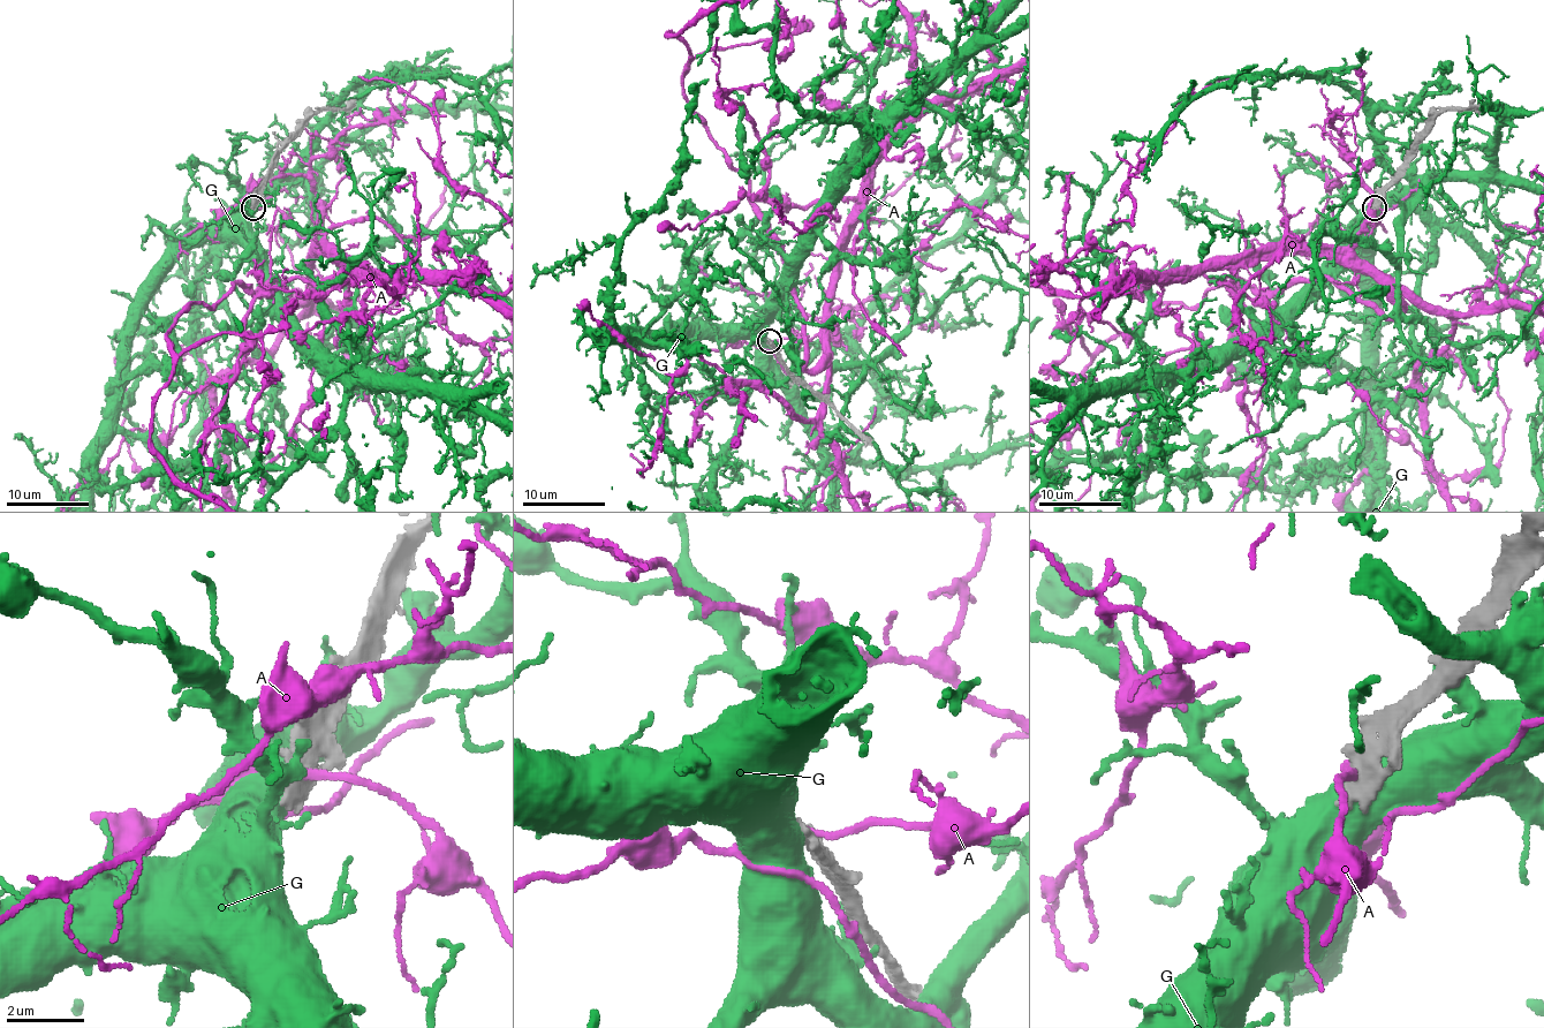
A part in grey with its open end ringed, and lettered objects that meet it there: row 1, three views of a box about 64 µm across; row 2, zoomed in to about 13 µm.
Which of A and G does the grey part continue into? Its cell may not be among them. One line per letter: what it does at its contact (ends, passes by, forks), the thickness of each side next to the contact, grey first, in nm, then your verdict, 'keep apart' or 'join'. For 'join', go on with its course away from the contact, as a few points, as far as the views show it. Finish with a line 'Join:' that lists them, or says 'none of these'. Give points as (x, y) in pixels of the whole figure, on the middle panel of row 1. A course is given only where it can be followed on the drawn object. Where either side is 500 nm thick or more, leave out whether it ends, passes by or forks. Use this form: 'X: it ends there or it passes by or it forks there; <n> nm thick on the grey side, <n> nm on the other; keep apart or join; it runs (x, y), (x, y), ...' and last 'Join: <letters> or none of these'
A: 500 nm thick on the grey side, 200 nm on the other; keep apart
G: 360 nm thick on the grey side, 850 nm on the other; keep apart
Join: none of these

